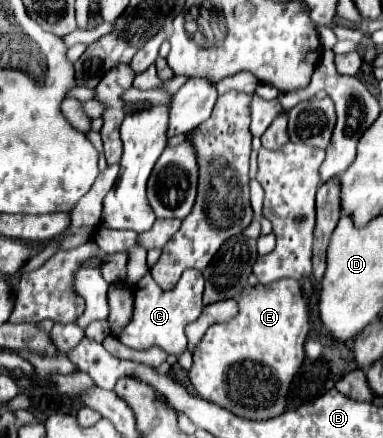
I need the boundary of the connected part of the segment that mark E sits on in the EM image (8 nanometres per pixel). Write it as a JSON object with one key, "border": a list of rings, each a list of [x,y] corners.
{"border":[[[281,278],[267,286],[247,286],[239,298],[239,314],[231,322],[213,324],[193,352],[189,380],[197,394],[245,420],[269,420],[285,412],[291,382],[305,360],[305,340],[311,330],[309,300],[293,278]]]}

